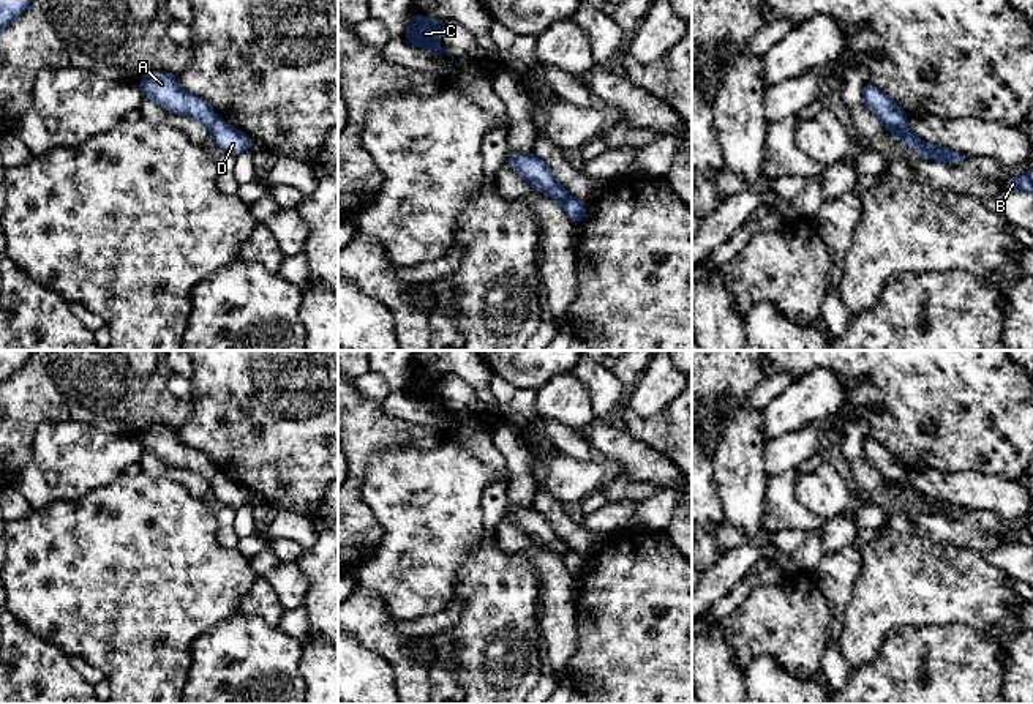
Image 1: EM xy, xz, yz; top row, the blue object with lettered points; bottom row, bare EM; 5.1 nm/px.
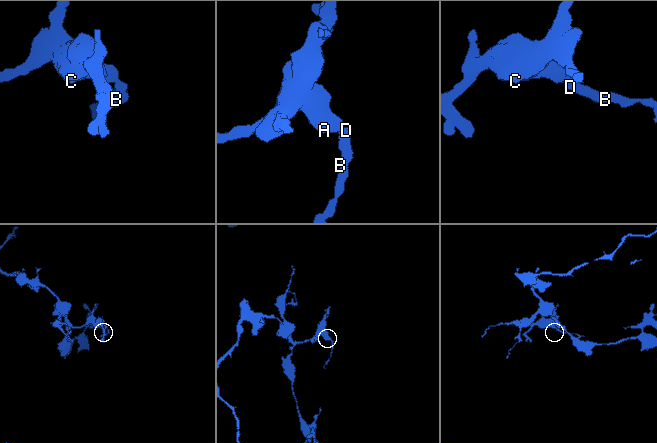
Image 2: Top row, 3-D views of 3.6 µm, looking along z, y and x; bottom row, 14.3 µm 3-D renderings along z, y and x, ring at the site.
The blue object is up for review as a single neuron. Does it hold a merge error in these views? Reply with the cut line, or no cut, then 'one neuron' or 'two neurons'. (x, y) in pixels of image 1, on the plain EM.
cut yz (905, 475), (891, 485); two neurons

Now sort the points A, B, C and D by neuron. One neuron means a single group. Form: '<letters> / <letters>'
A C / B D

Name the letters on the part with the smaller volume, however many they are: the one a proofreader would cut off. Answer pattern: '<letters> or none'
B, D

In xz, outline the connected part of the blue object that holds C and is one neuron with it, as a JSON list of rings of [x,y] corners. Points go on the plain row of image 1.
[[[411,368],[408,371],[408,385],[404,388],[406,395],[420,403],[439,404],[449,407],[439,398],[439,385],[444,377],[449,374],[439,373],[426,373],[423,368]]]

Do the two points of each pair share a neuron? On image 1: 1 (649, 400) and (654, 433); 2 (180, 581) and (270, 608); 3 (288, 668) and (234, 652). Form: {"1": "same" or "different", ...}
{"1": "different", "2": "different", "3": "same"}

